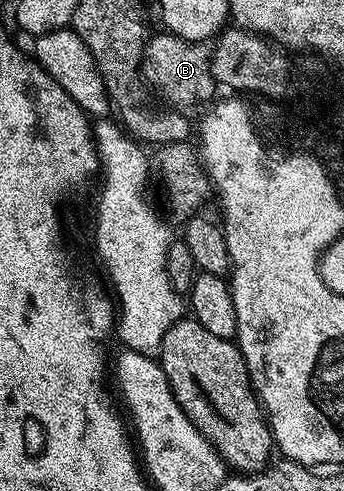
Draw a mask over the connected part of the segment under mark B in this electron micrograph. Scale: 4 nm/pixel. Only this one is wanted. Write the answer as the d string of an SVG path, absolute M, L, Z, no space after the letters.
M169 32L161 33L155 38L153 35L147 41L146 52L142 56L140 74L145 85L149 89L151 86L170 105L167 106L170 108L186 108L182 106L194 106L197 102L209 103L215 97L213 94L216 89L210 71L211 47L201 42L189 42Z

